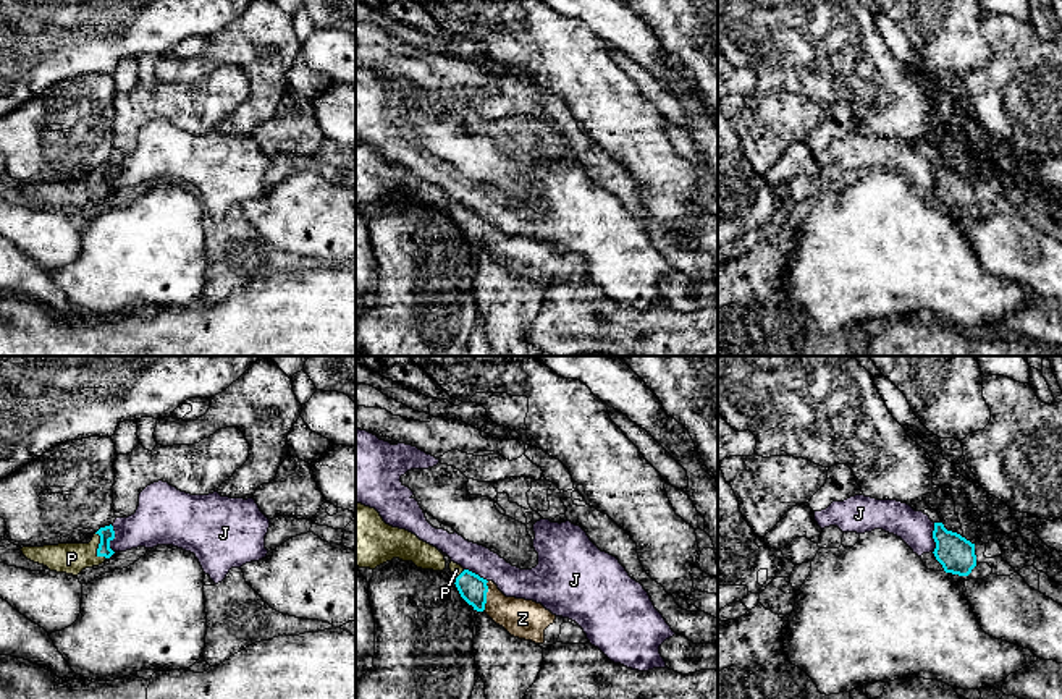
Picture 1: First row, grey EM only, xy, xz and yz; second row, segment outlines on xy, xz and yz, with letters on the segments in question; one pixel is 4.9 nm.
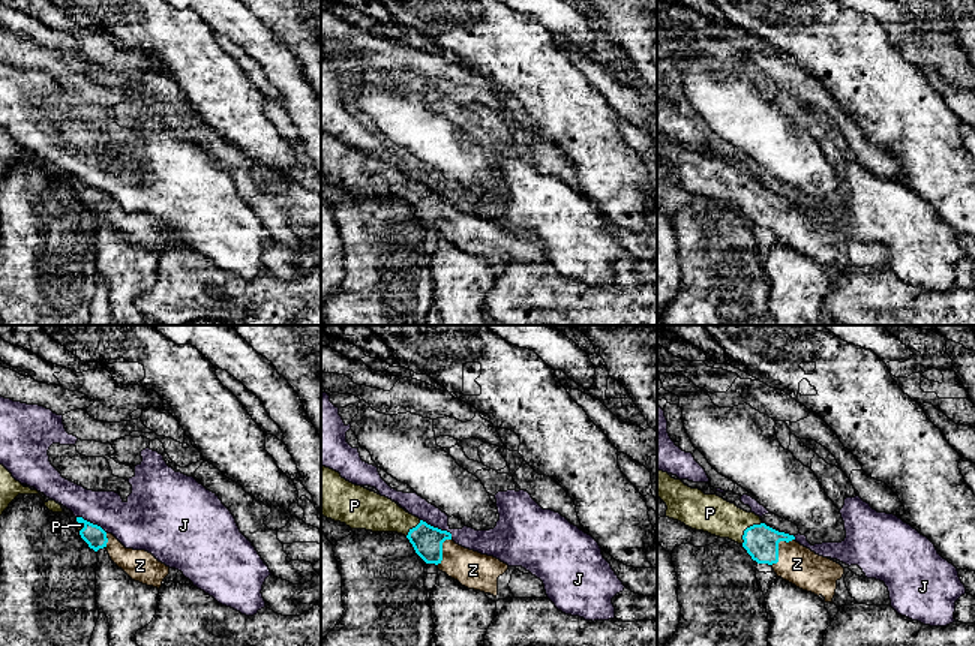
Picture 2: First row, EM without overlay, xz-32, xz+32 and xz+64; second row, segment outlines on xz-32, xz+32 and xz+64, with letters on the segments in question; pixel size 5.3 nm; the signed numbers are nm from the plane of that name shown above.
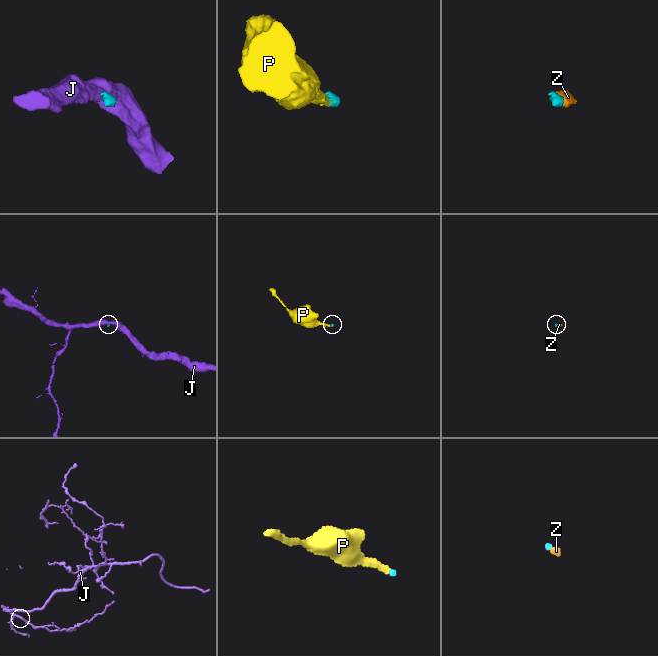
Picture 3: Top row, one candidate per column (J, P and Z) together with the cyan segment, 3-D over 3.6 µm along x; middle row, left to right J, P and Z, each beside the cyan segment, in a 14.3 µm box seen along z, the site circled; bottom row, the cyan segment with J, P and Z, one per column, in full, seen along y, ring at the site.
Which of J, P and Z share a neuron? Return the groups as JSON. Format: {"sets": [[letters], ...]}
{"sets": [["J"], ["P", "Z"]]}

